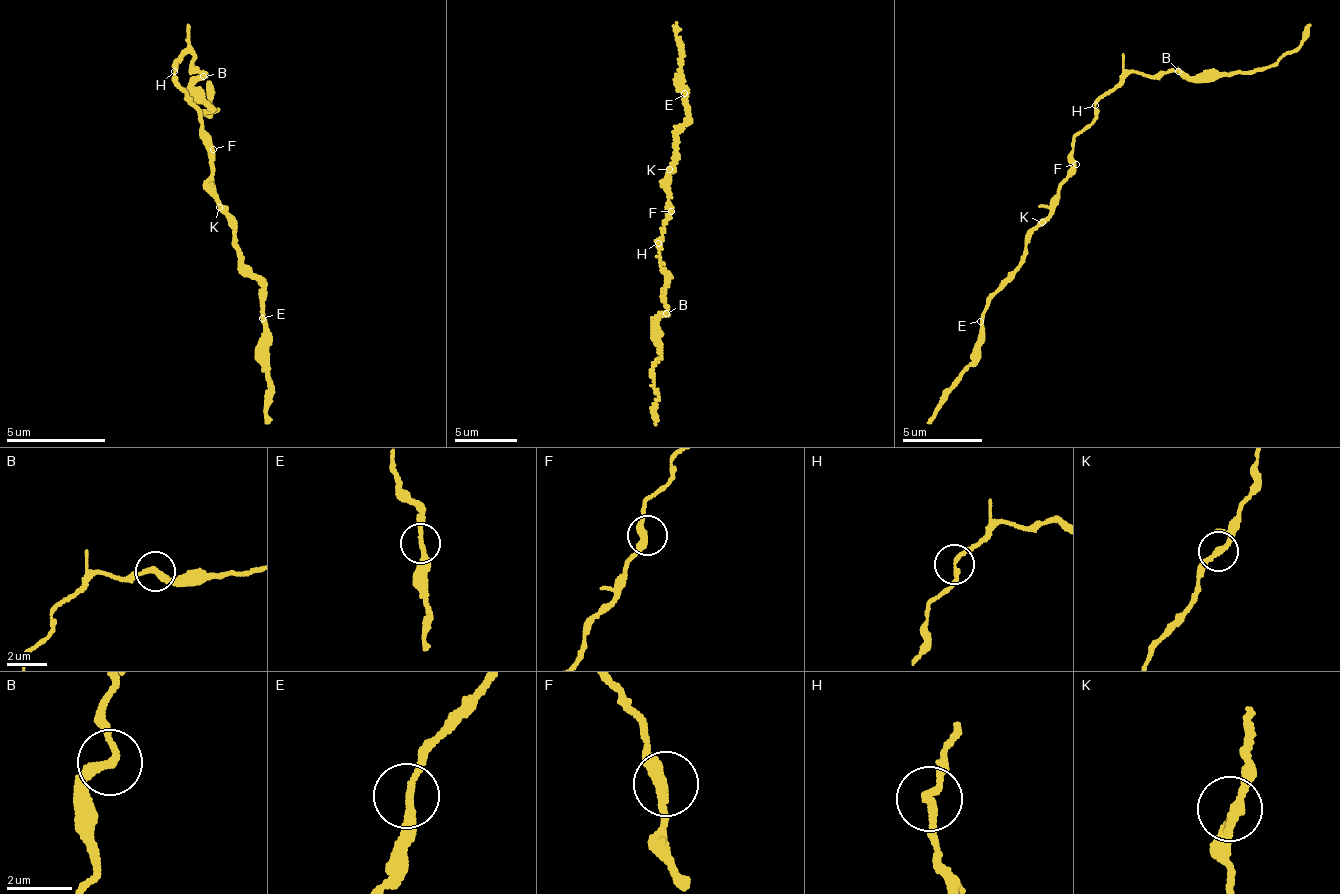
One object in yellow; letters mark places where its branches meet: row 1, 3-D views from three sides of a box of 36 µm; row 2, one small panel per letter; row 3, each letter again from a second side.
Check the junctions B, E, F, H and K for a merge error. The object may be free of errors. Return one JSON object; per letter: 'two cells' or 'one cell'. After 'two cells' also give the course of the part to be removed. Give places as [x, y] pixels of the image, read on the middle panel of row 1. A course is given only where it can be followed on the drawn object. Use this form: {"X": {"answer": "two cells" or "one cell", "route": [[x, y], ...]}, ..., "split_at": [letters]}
{"B": {"answer": "one cell"}, "E": {"answer": "one cell"}, "F": {"answer": "one cell"}, "H": {"answer": "one cell"}, "K": {"answer": "one cell"}, "split_at": []}

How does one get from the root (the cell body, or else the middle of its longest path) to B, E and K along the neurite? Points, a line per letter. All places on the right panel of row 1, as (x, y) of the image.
B: (1073, 165), (1074, 137), (1094, 121), (1099, 99), (1115, 92), (1130, 74), (1161, 75), (1177, 70)
E: (1073, 165), (1073, 173), (1059, 186), (1055, 212), (1046, 225), (1031, 233), (1022, 268), (1001, 285), (980, 321)
K: (1073, 165), (1073, 173), (1059, 186), (1055, 212), (1042, 222)

